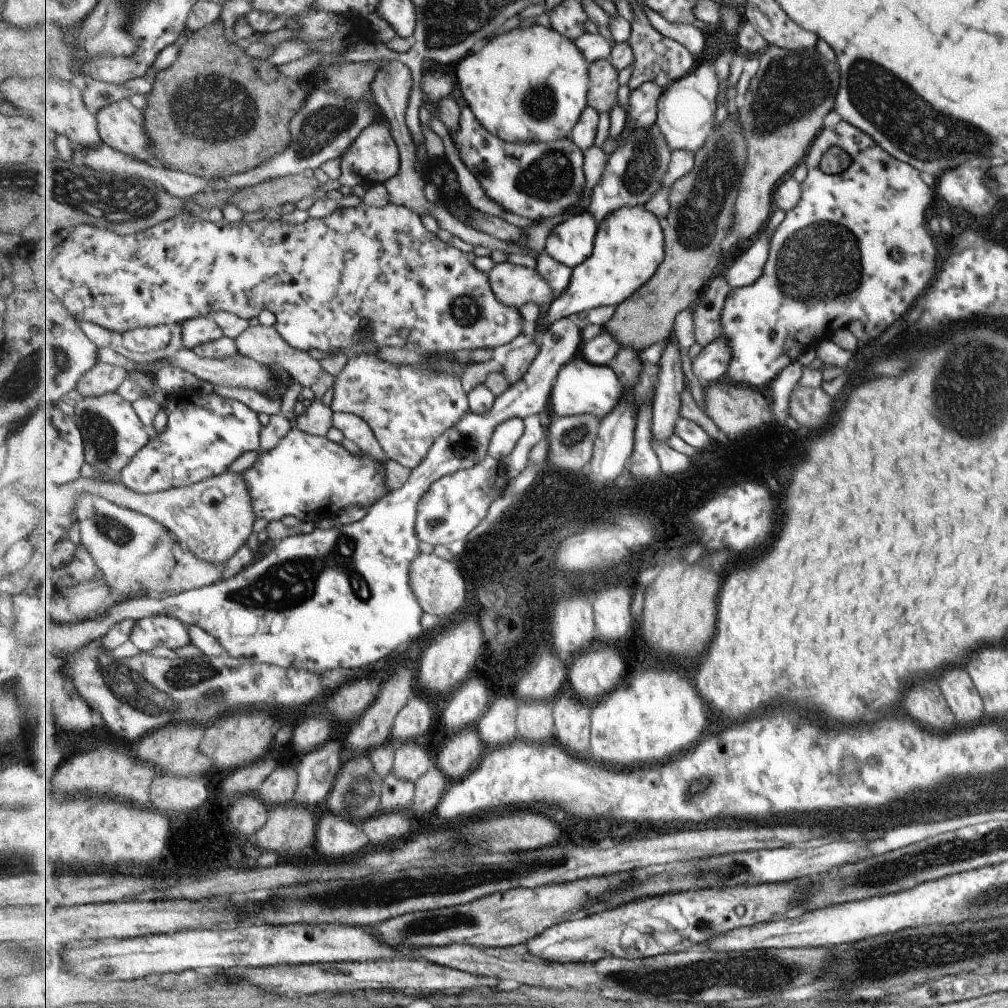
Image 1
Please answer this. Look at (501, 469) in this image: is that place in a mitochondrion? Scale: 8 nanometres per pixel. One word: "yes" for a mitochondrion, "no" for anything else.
no

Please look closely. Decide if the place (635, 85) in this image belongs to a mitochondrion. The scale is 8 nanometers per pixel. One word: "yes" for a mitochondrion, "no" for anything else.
no

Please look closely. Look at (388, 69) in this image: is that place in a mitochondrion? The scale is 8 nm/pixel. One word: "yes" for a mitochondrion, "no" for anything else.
no

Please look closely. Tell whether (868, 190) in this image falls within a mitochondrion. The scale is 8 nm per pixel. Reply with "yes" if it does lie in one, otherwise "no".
no

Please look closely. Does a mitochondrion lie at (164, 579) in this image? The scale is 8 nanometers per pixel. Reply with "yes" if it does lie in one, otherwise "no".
no

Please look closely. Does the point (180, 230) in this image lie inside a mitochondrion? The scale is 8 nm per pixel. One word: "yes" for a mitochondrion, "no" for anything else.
no

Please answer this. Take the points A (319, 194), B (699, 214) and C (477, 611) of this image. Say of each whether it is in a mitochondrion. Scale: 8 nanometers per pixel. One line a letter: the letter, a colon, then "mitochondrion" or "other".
A: other
B: mitochondrion
C: other

